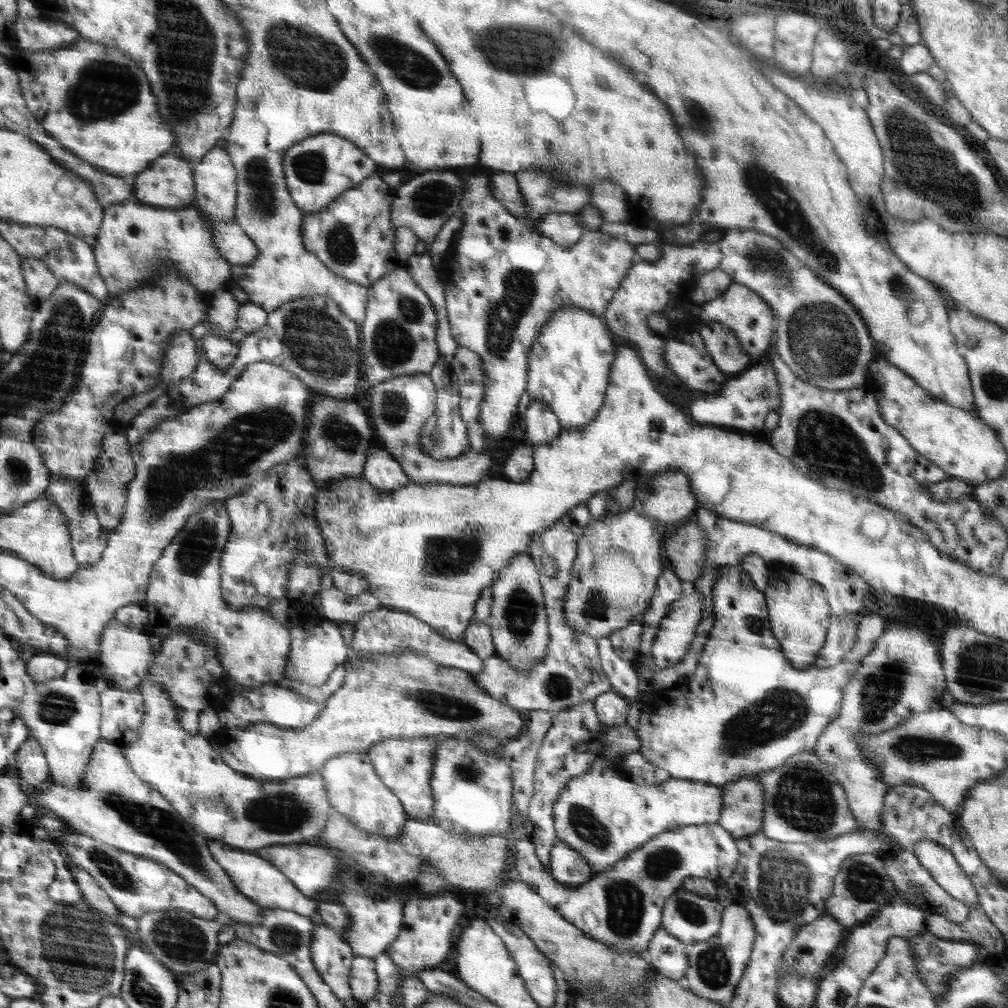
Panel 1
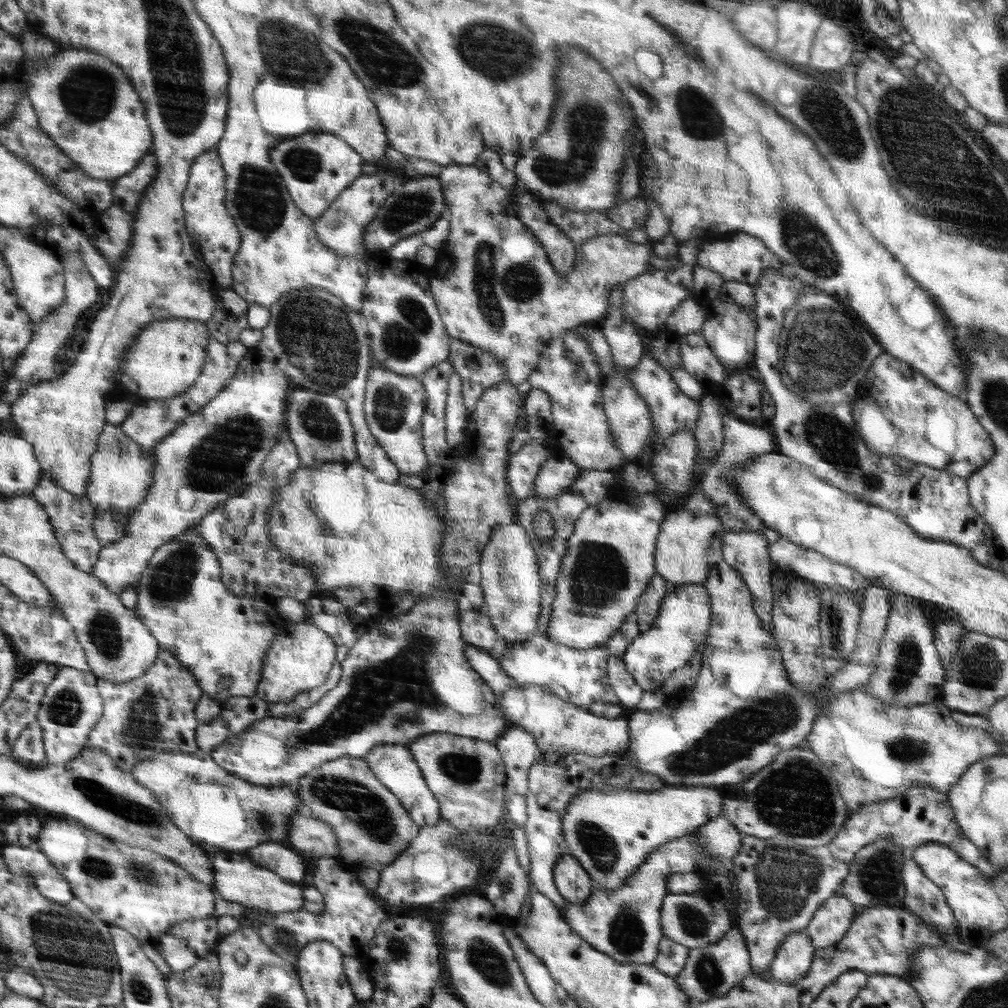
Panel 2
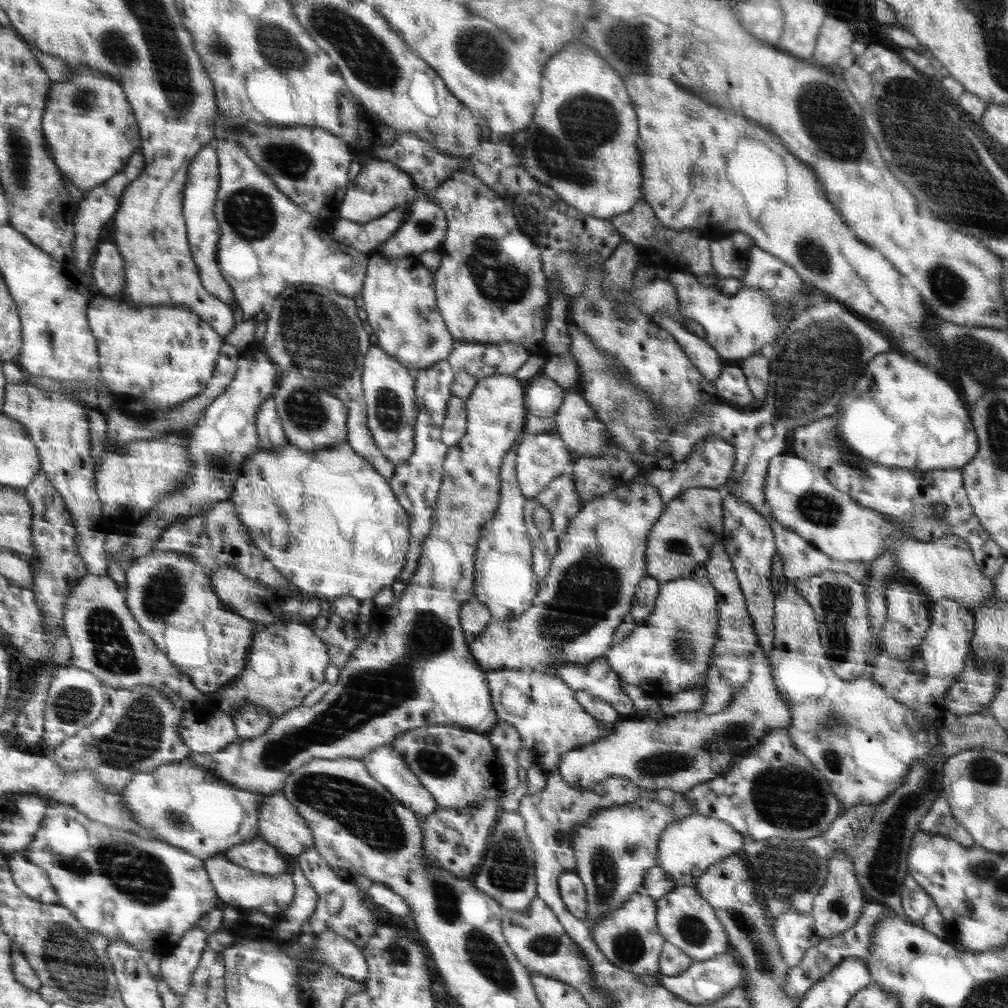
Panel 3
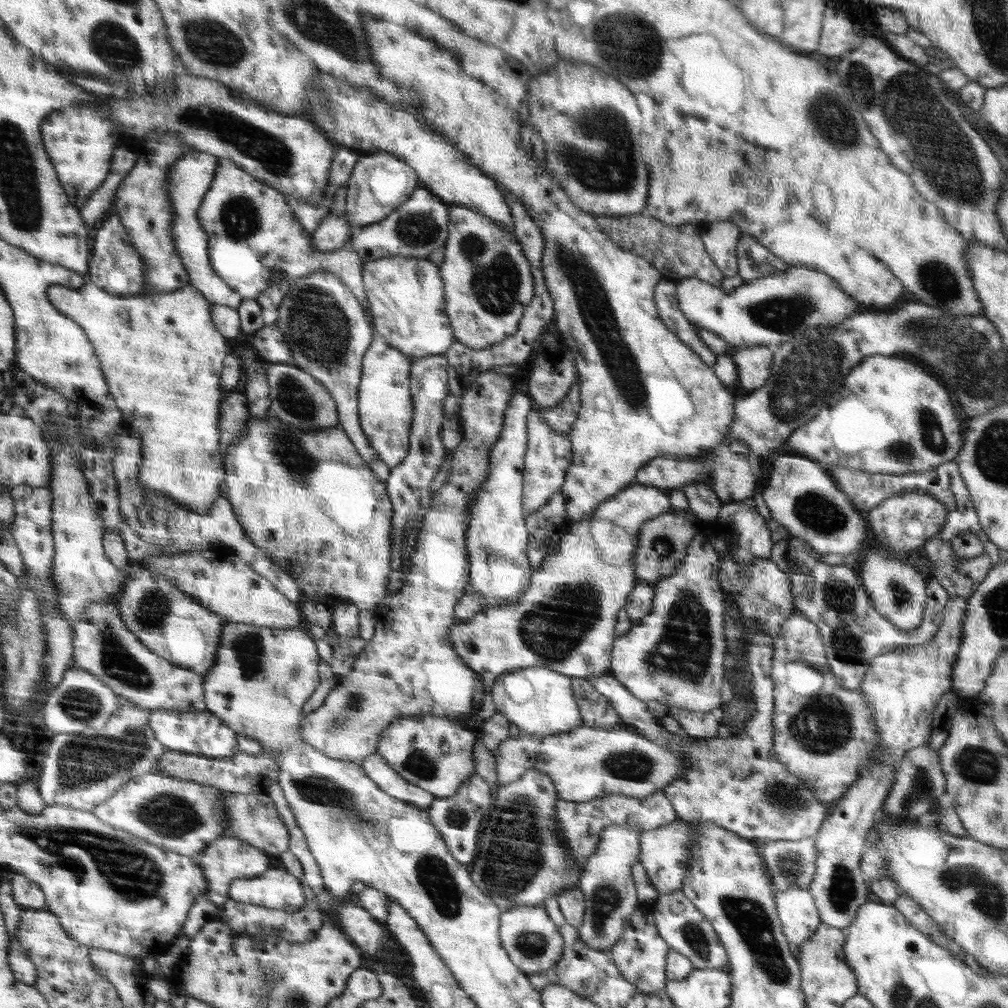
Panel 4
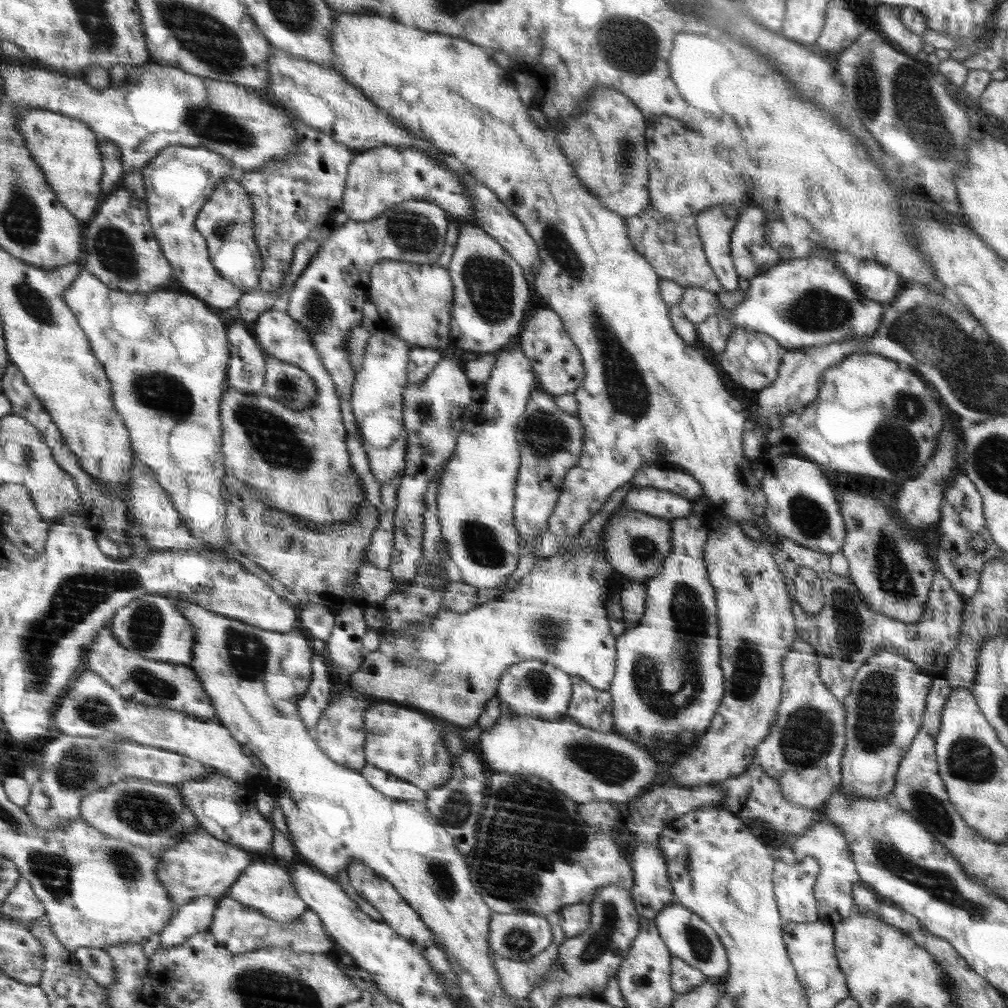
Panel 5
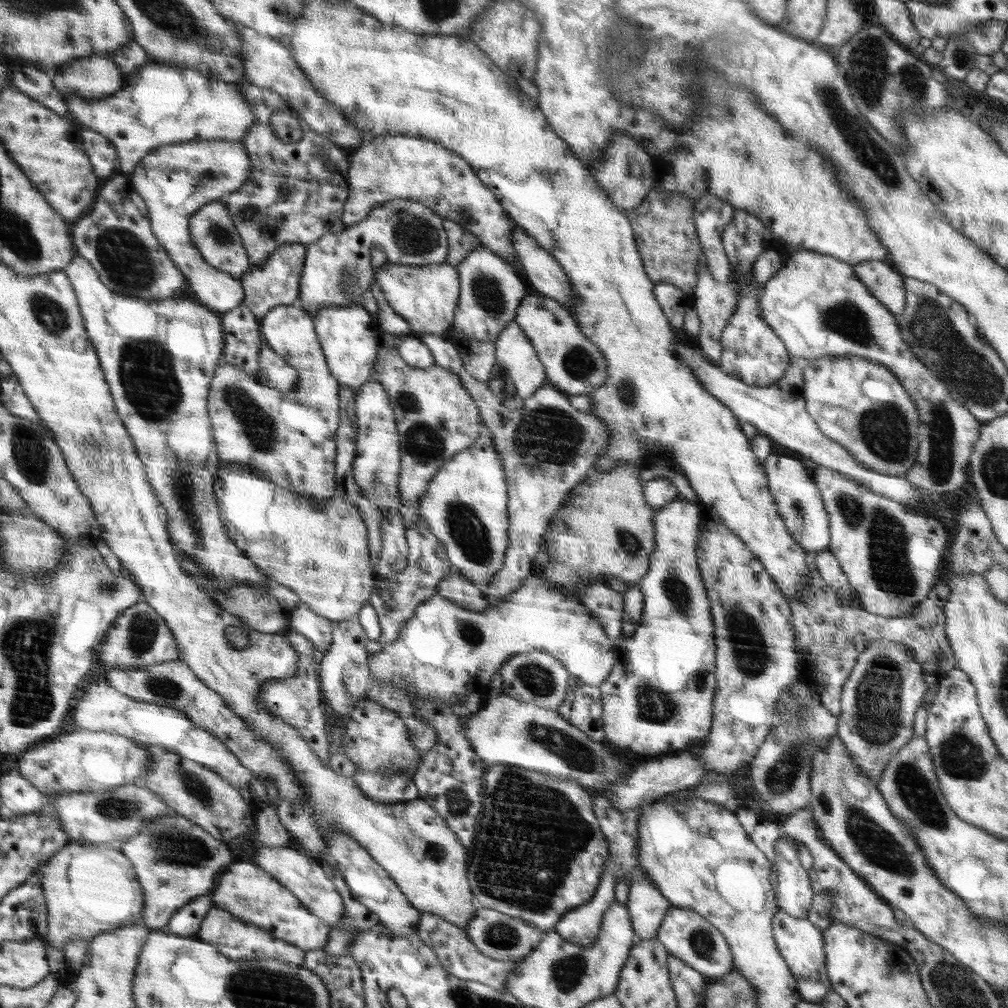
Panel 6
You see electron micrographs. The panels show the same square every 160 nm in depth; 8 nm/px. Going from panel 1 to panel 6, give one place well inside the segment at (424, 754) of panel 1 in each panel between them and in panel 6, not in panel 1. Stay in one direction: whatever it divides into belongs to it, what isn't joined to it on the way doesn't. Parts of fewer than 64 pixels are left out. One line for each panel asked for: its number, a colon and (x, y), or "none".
2: (395, 767)
3: (387, 766)
4: (388, 780)
5: (394, 787)
6: (381, 788)

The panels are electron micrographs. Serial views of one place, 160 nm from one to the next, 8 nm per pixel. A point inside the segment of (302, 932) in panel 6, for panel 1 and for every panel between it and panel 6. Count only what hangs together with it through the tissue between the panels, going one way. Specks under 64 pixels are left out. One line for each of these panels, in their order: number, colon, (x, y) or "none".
1: (261, 881)
2: (237, 879)
3: (237, 886)
4: (276, 888)
5: (267, 887)

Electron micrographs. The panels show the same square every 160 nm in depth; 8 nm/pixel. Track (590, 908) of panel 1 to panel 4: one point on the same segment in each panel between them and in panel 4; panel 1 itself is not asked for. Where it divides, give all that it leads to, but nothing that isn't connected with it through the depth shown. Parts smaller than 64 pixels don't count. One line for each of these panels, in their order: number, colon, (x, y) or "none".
2: (624, 922)
3: (629, 937)
4: (640, 955)

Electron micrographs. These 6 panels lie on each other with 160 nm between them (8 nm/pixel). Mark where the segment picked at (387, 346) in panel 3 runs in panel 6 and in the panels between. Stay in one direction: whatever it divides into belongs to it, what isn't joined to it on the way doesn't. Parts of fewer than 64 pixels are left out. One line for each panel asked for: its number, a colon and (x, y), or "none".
4: (405, 296)
5: (413, 301)
6: (426, 297)

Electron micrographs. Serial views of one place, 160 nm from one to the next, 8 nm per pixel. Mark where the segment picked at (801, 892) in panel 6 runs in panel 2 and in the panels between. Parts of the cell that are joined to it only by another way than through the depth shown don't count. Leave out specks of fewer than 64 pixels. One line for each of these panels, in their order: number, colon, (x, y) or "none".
2: (793, 959)
3: (795, 931)
4: (798, 914)
5: (794, 885)

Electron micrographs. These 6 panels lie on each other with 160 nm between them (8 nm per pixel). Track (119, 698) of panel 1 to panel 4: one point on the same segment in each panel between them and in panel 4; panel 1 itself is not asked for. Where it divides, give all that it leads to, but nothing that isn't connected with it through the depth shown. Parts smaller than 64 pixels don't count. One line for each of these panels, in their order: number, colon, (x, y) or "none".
2: (154, 714)
3: (139, 730)
4: (82, 770)

